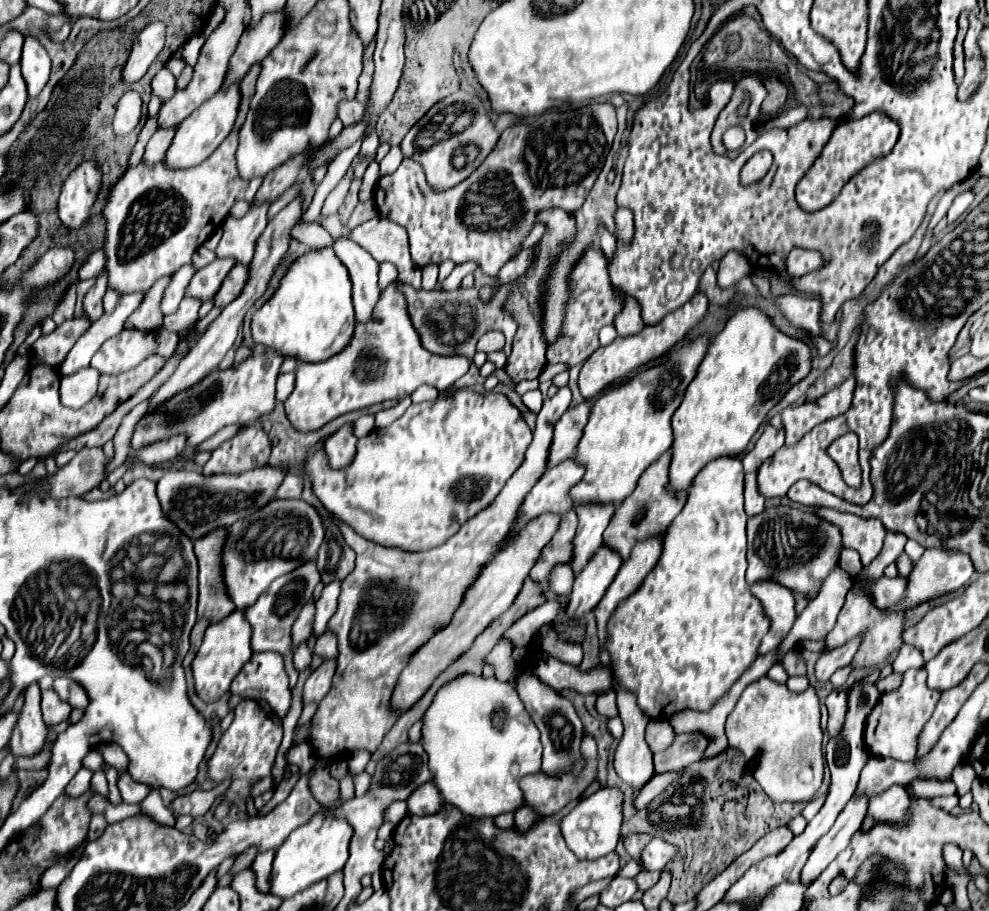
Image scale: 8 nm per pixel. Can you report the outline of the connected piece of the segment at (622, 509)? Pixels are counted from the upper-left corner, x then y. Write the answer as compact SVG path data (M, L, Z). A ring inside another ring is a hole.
M666 451L656 463L652 463L644 471L644 477L640 477L640 485L636 485L636 493L632 493L632 497L628 497L628 501L624 501L616 507L612 521L604 531L604 545L608 549L616 551L622 557L622 561L626 561L630 557L630 551L636 543L662 535L686 503L686 493L674 491L668 487L670 459L672 459L672 453Z

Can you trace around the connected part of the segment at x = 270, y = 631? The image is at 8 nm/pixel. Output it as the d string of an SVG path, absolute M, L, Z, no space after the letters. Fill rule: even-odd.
M308 561L300 565L300 569L294 569L286 577L280 577L270 585L268 591L264 591L258 601L244 611L244 619L252 627L252 649L254 651L276 651L284 657L285 671L289 677L290 690L292 691L297 683L299 673L293 665L292 653L292 623L296 621L300 609L304 603L312 597L314 587L320 581L320 573L316 569L316 561Z

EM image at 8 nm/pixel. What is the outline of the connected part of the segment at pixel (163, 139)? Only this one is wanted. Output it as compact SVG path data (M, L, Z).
M172 127L172 129L158 129L150 137L150 141L146 145L146 151L144 151L144 157L142 157L142 161L146 165L156 165L158 161L162 161L164 153L166 153L172 137L174 137L174 131L176 131L176 127Z

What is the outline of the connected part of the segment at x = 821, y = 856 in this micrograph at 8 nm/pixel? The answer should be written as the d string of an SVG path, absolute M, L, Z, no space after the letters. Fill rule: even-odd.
M866 799L848 801L844 811L838 815L834 827L812 849L808 861L802 869L800 881L804 881L804 887L812 885L812 881L818 879L818 875L826 869L826 865L830 865L830 861L848 847L852 835L860 829L860 821L864 821L864 817L866 817L866 807L868 807Z

